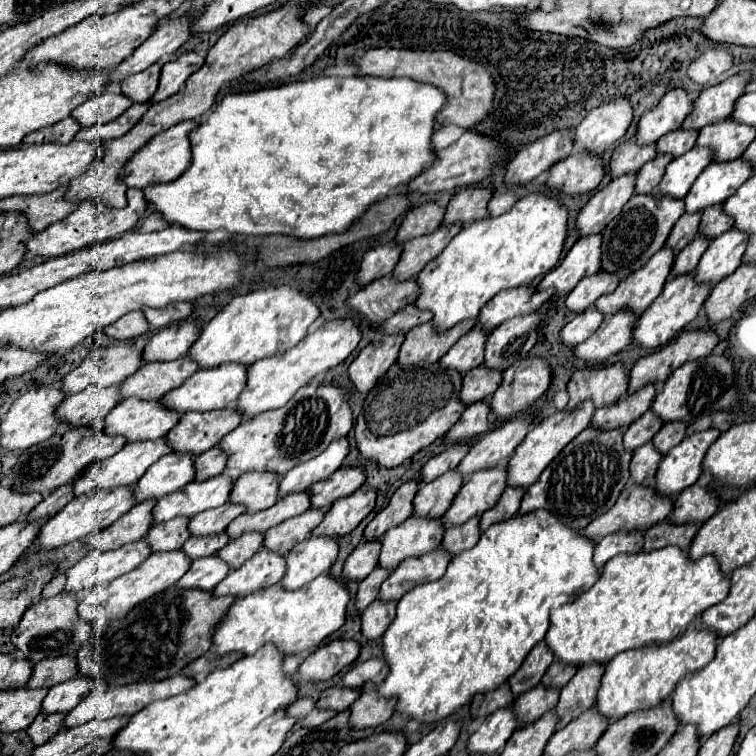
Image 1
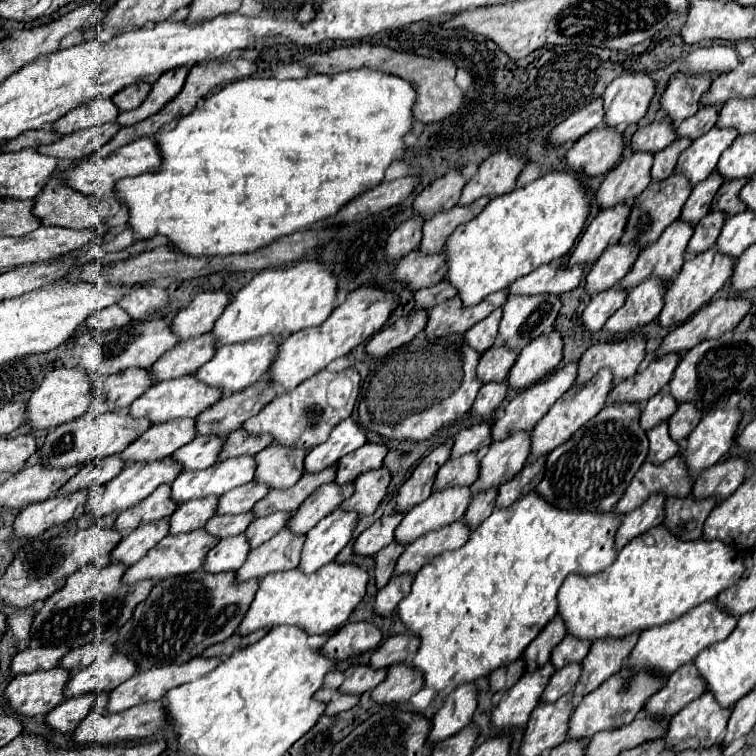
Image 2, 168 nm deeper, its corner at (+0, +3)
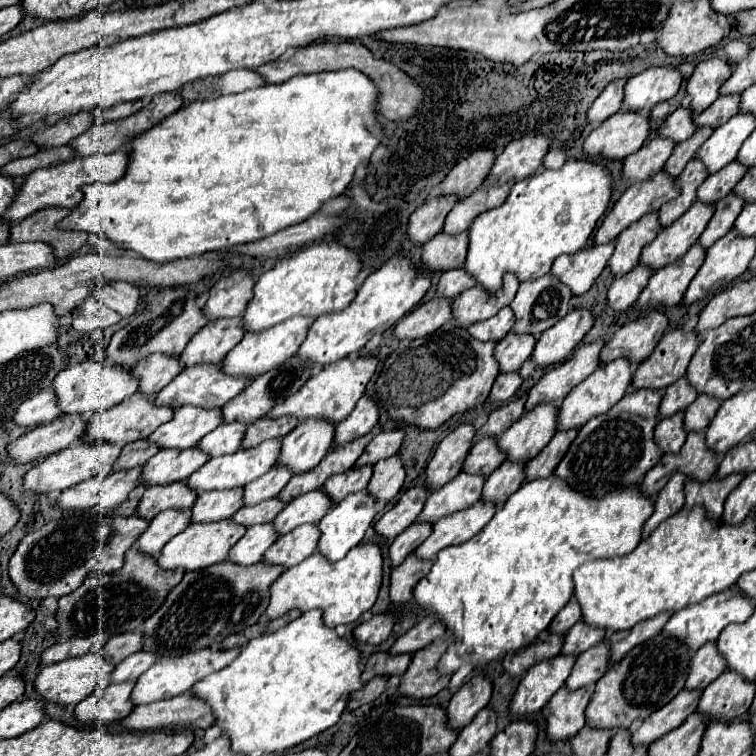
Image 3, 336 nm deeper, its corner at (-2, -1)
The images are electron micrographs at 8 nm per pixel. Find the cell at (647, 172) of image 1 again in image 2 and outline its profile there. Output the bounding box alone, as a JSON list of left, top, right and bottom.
[650,139,692,181]

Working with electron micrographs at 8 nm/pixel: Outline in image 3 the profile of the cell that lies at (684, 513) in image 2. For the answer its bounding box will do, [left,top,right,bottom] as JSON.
[684,473,744,519]

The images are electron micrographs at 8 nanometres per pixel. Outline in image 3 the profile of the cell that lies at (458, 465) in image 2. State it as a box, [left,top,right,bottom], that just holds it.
[462,437,506,477]

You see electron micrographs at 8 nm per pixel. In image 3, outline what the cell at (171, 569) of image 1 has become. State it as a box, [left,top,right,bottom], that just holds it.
[158,519,246,571]

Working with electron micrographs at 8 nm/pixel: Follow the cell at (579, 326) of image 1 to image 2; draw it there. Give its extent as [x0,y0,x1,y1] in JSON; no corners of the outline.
[582,287,626,331]

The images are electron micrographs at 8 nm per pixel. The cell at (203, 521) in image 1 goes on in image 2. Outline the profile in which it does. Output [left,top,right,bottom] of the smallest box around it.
[216,483,268,515]

